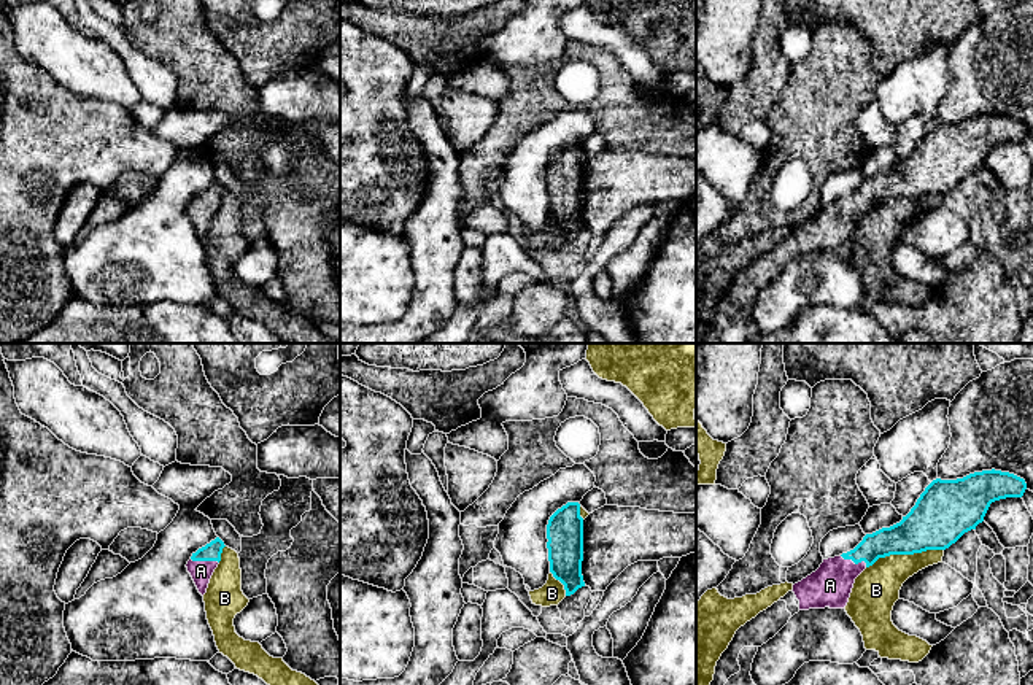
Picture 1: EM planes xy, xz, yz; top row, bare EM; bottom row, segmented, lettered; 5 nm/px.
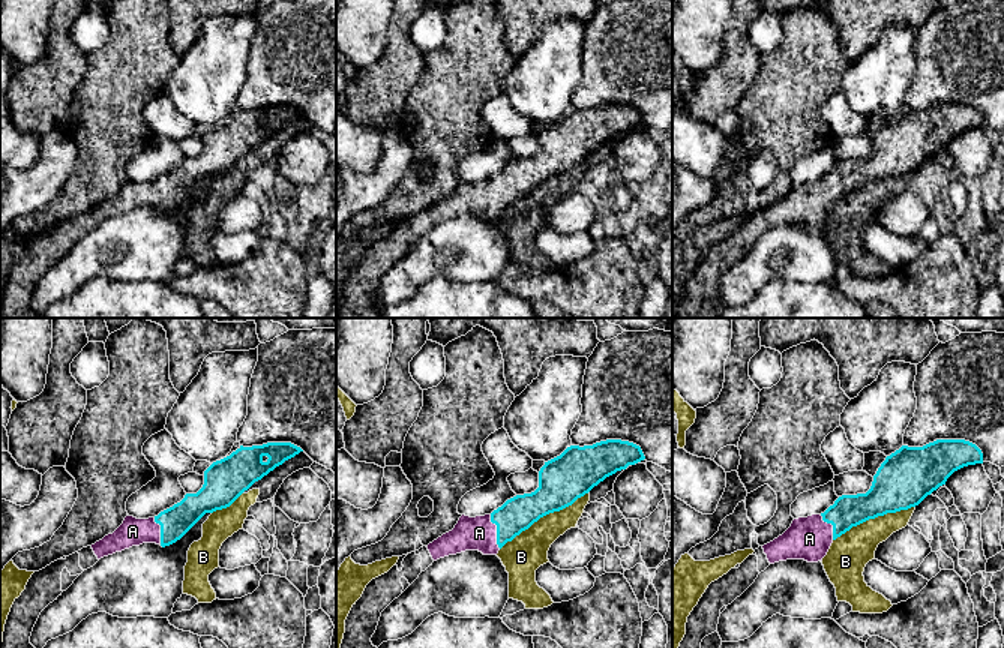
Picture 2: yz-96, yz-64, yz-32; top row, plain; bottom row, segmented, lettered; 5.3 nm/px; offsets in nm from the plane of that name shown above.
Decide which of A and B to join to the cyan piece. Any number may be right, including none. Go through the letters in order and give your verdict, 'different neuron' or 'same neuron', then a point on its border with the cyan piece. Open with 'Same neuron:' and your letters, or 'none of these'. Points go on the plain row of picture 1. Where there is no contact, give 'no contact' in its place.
Same neuron: A
A: same neuron | yz (854, 205)
B: different neuron | yz (905, 197)

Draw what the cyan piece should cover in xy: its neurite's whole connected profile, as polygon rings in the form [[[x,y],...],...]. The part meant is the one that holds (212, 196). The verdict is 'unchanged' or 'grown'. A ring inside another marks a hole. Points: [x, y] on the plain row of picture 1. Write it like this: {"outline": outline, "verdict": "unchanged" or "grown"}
{"outline": [[[216,181],[215,184],[192,197],[191,203],[186,208],[188,216],[191,218],[202,240],[207,237],[210,223],[221,205],[224,191],[224,186]]], "verdict": "grown"}

